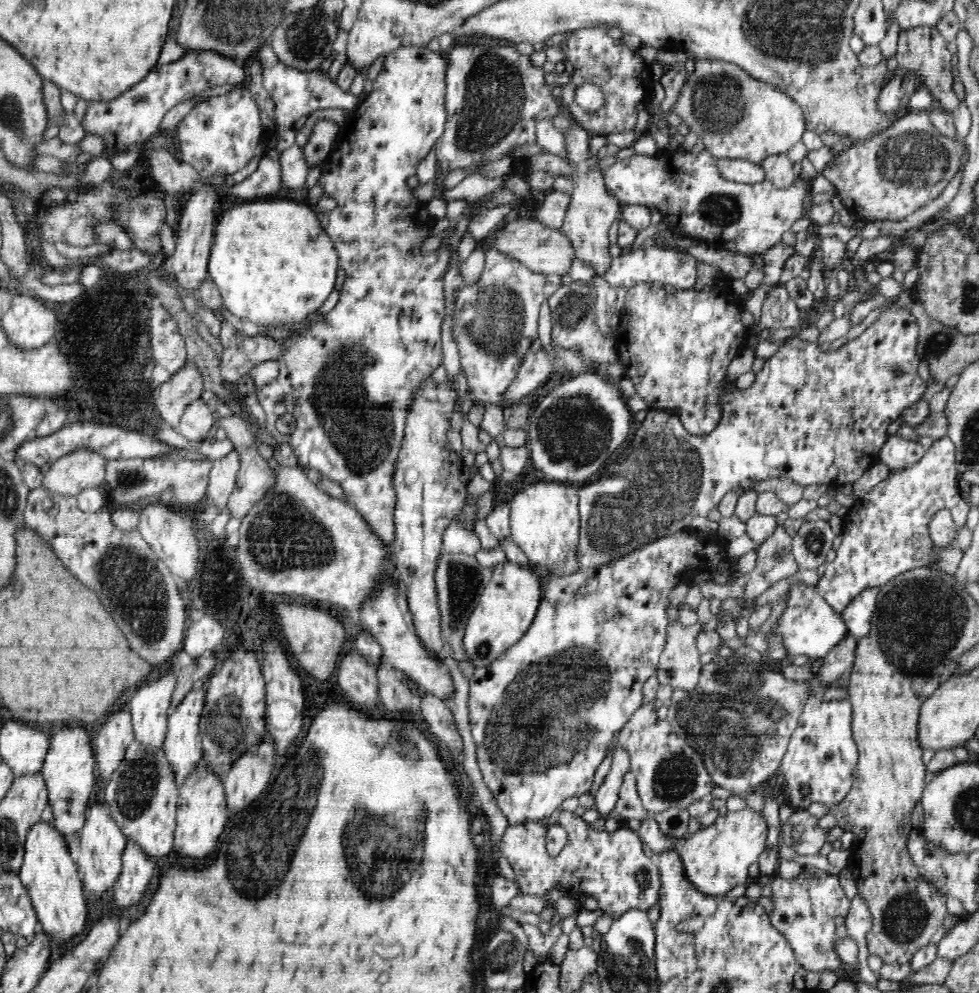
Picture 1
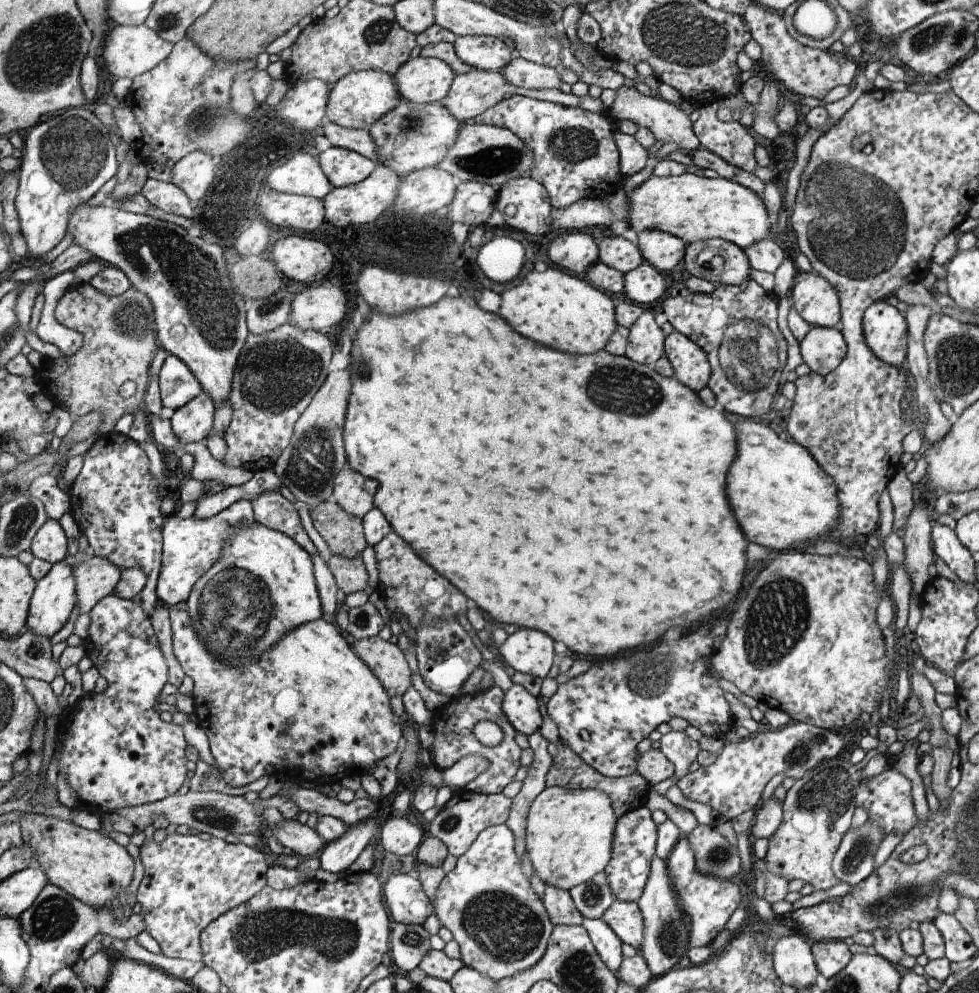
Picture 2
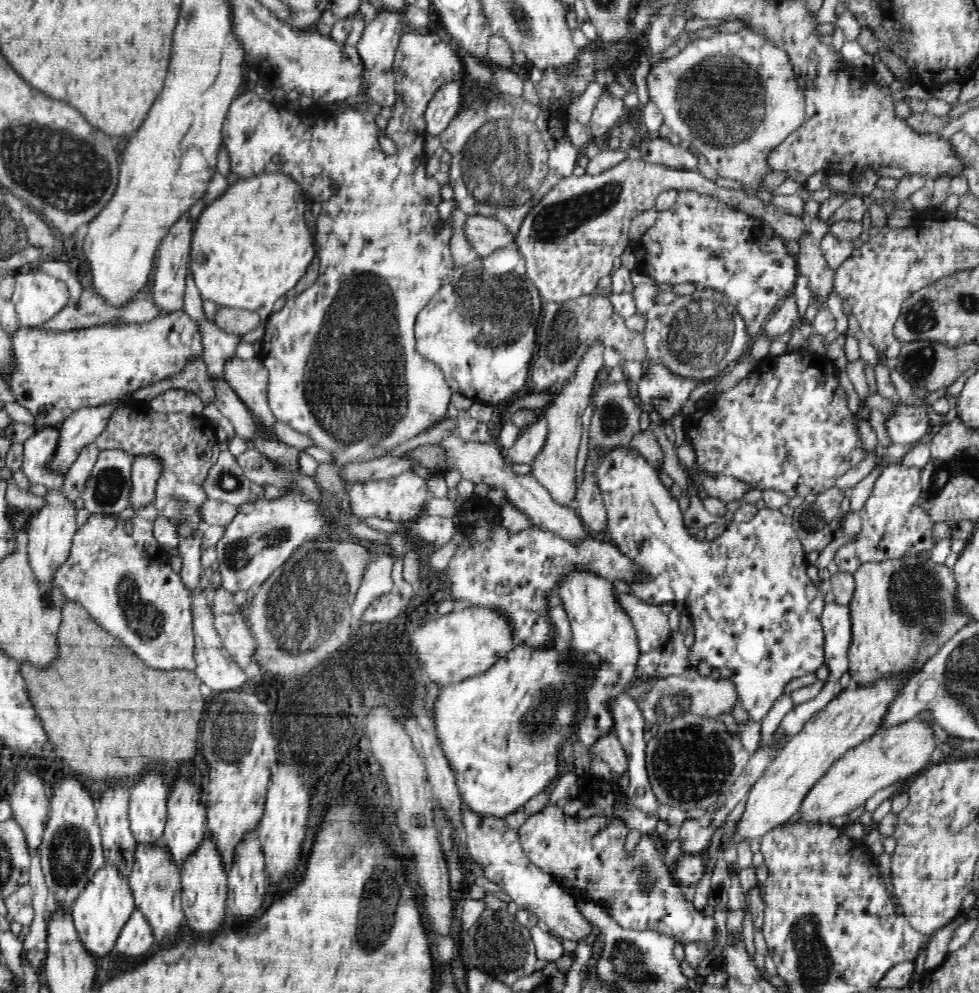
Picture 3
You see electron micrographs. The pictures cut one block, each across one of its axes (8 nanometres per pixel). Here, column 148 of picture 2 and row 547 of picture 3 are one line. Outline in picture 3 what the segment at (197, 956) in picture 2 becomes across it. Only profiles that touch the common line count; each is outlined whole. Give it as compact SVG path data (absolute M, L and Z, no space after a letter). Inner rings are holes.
M887 465L878 477L875 479L874 488L865 502L864 506L859 510L861 520L861 530L859 536L854 542L840 546L835 553L834 564L838 566L838 572L842 574L849 573L852 577L858 571L859 565L866 562L881 562L882 559L909 557L914 559L916 555L923 551L932 551L936 540L932 537L934 530L934 521L930 519L930 515L920 505L921 492L921 470L914 467L904 465Z

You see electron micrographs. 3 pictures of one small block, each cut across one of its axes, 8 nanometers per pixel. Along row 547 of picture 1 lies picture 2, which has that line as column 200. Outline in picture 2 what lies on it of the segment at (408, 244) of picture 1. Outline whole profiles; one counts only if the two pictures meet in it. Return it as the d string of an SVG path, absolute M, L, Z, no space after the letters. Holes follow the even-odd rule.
M169 353L158 376L162 405L174 411L182 409L182 406L203 392L190 368L181 359Z

